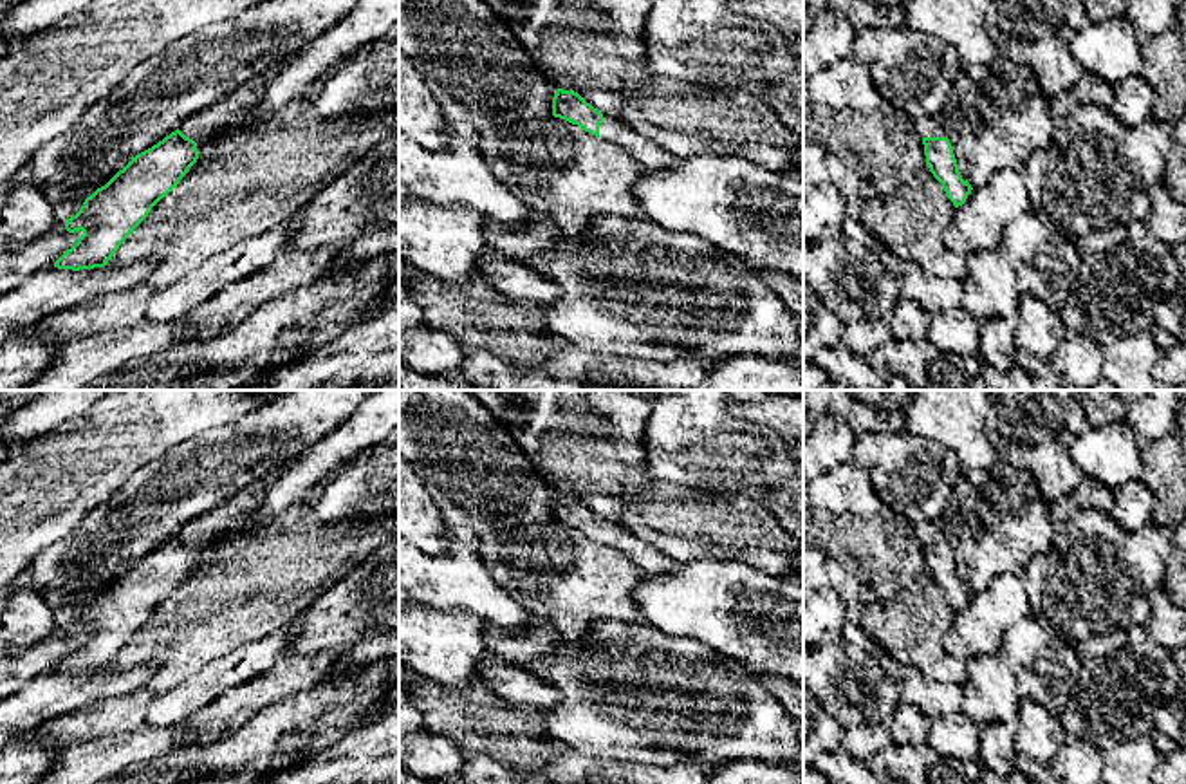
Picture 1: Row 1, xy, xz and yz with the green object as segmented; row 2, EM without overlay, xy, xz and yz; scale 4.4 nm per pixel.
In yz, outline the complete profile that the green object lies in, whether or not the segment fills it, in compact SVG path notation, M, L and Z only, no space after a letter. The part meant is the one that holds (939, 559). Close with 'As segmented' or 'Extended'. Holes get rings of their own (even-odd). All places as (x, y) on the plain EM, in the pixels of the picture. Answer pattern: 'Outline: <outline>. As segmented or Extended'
Outline: M921 522L917 526L917 537L922 542L930 576L942 589L953 611L962 611L973 593L959 576L953 551L946 540L940 522Z. Extended

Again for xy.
Outline: M280 468L190 520L175 537L132 562L105 591L85 603L76 620L65 623L69 638L81 634L83 639L54 667L54 672L72 676L105 672L152 612L177 593L197 567L197 549L238 529L242 520L265 502L278 477Z. Extended

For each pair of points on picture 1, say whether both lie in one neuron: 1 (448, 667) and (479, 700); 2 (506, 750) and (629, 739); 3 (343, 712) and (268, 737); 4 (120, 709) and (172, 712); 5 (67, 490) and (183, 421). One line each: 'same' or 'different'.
1: different
2: different
3: same
4: different
5: same

